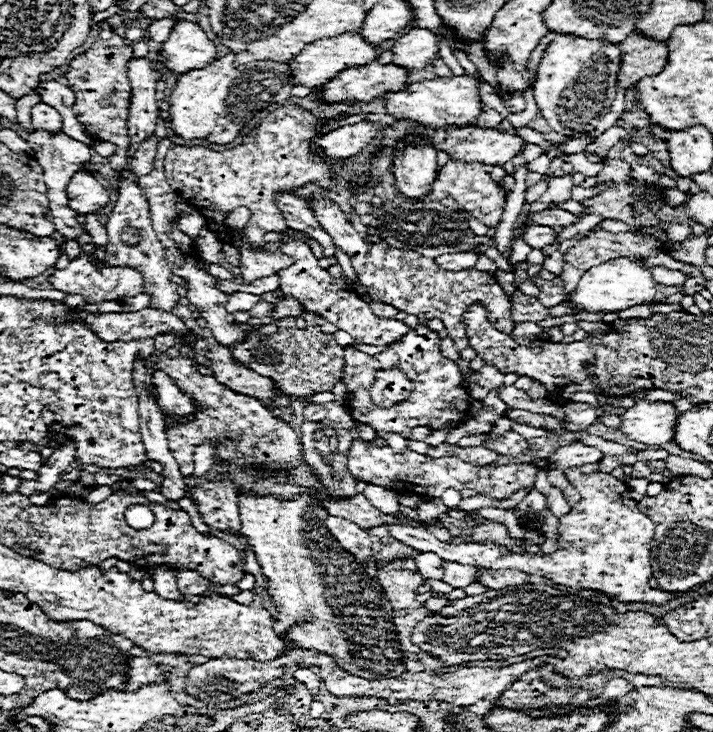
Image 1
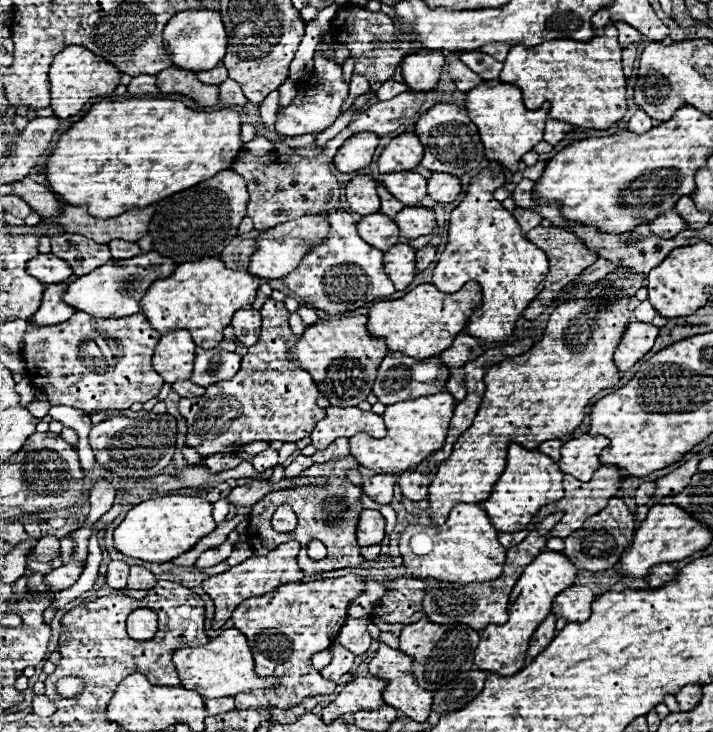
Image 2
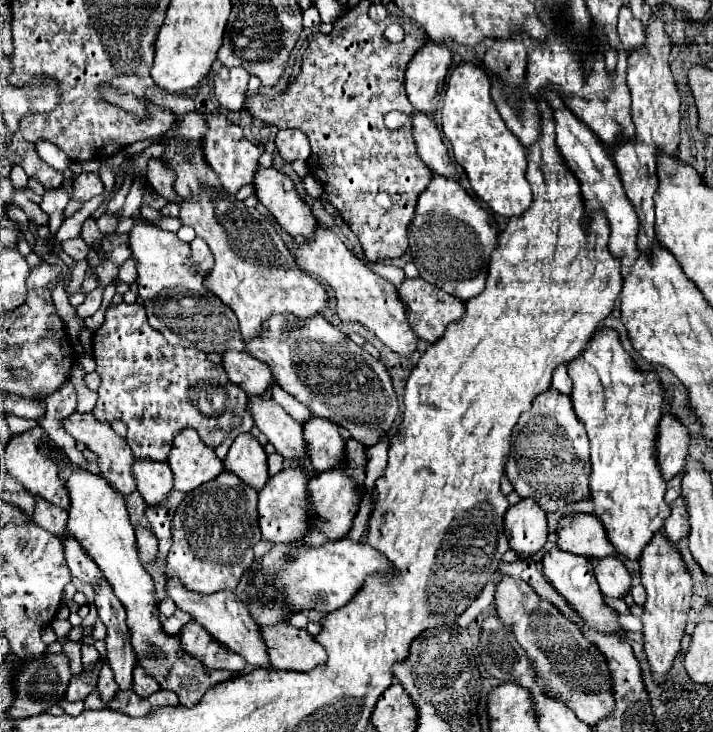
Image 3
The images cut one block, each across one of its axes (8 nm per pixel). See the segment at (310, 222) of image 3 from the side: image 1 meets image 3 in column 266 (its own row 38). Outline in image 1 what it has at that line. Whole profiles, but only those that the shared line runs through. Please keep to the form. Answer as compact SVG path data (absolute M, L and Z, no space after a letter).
M178 20L170 32L170 38L162 46L160 60L168 70L176 74L186 74L188 70L198 70L216 60L216 46L206 36L206 32L188 20Z

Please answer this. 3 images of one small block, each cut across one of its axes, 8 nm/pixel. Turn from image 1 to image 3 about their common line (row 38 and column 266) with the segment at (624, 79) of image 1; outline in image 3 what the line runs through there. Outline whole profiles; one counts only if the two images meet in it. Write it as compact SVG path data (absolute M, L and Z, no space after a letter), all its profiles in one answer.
M288 622L260 626L266 652L272 668L278 670L310 670L326 662L324 648L304 628L294 628Z

